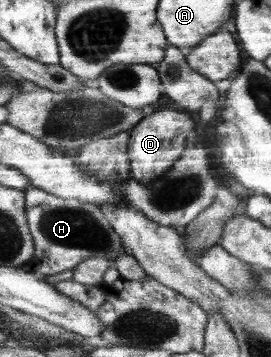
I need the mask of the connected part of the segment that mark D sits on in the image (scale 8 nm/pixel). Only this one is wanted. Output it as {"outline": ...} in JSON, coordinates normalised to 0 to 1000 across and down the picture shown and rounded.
{"outline":[[[572,300],[554,325],[535,325],[476,364],[476,440],[491,468],[483,499],[524,518],[561,521],[561,510],[576,510],[668,440],[716,373],[712,359],[716,339],[694,314]]]}

